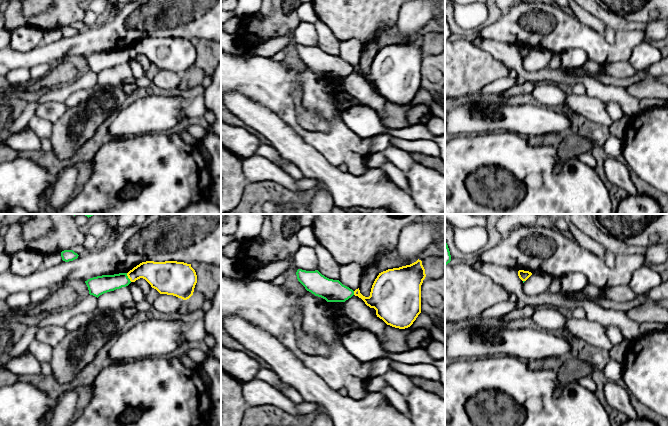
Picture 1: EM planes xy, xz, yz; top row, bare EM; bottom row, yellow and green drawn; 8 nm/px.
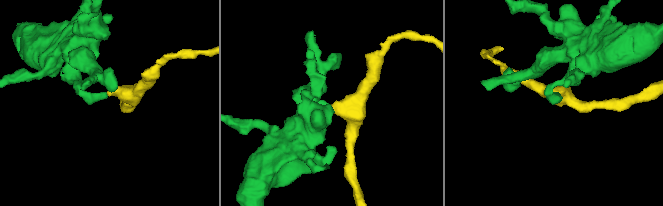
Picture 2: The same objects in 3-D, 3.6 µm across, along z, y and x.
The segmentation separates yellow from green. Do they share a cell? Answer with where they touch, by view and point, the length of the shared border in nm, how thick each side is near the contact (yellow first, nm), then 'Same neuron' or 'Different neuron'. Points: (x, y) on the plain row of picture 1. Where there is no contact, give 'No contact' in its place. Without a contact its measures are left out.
Touches yellow at xy (128, 53). Shared border 80 nm. Thickness 220 nm (yellow) against 150 nm. Different neuron

